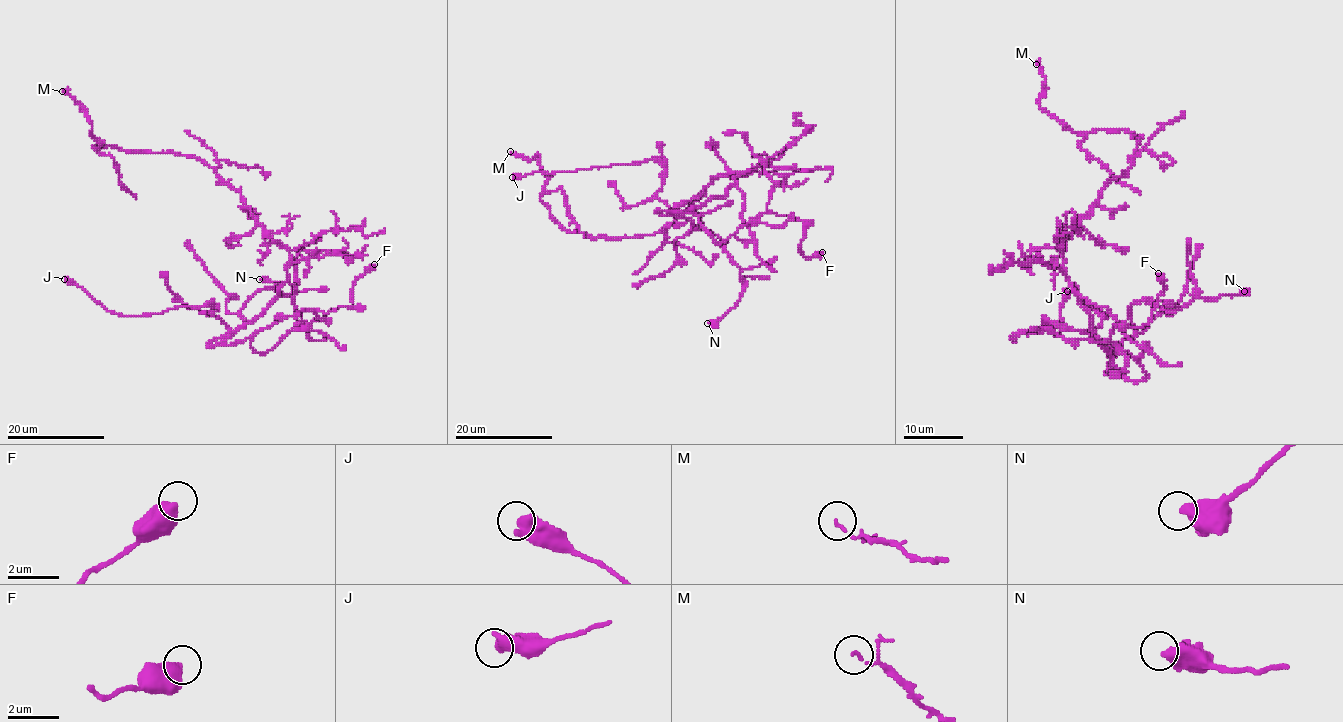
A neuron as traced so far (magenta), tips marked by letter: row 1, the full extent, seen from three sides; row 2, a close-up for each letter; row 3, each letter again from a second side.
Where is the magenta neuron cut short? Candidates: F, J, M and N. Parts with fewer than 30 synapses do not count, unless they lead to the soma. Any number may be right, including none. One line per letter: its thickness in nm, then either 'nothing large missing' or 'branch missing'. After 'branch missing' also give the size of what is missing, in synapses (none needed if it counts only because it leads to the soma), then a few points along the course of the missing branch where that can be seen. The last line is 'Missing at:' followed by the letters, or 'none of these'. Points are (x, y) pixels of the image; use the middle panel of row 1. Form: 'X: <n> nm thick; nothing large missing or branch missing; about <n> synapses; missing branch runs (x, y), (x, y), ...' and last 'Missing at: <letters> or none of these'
F: 550 nm thick; nothing large missing
J: 550 nm thick; nothing large missing
M: 100 nm thick; nothing large missing
N: 500 nm thick; nothing large missing
Missing at: none of these

